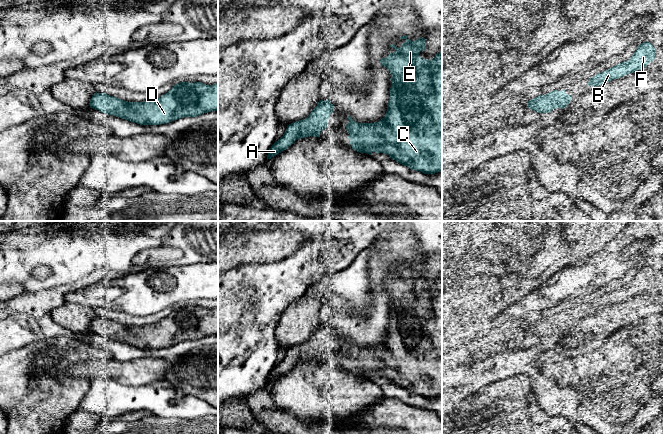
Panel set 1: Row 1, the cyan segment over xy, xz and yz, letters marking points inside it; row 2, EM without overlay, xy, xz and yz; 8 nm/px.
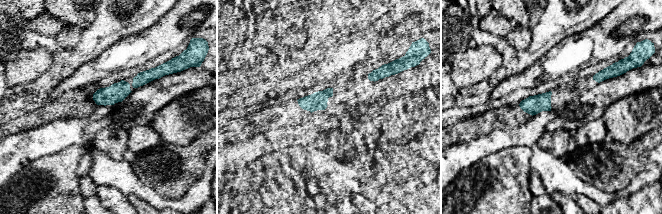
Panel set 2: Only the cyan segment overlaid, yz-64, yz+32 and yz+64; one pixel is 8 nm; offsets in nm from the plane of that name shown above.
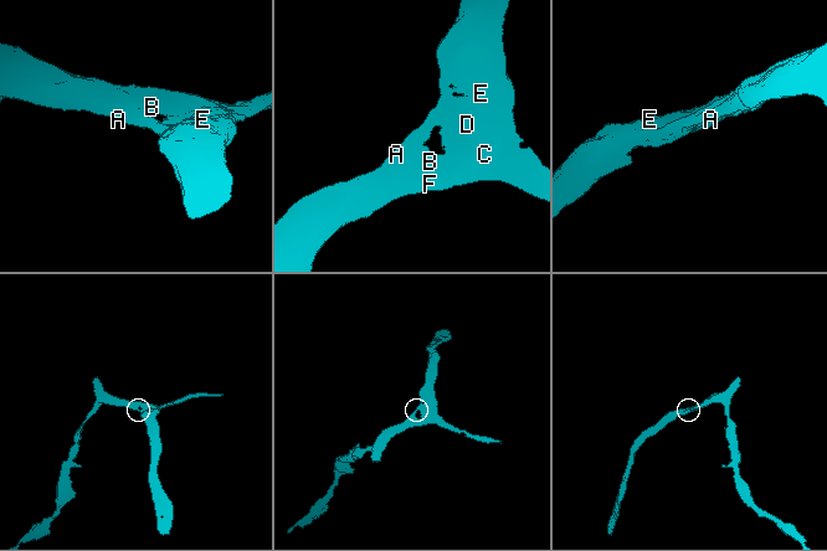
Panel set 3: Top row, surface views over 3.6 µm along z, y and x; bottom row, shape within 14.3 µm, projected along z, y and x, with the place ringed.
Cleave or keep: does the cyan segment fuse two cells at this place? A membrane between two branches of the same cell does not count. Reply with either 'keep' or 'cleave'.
keep

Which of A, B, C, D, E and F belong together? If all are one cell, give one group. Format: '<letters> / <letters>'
A B C D E F

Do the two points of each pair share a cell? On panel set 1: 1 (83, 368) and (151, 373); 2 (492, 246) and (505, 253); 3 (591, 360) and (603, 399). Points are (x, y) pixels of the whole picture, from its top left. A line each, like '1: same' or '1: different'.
1: same
2: same
3: different

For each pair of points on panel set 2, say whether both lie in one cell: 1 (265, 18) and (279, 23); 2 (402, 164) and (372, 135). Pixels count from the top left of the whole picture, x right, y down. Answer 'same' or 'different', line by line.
1: same
2: different

